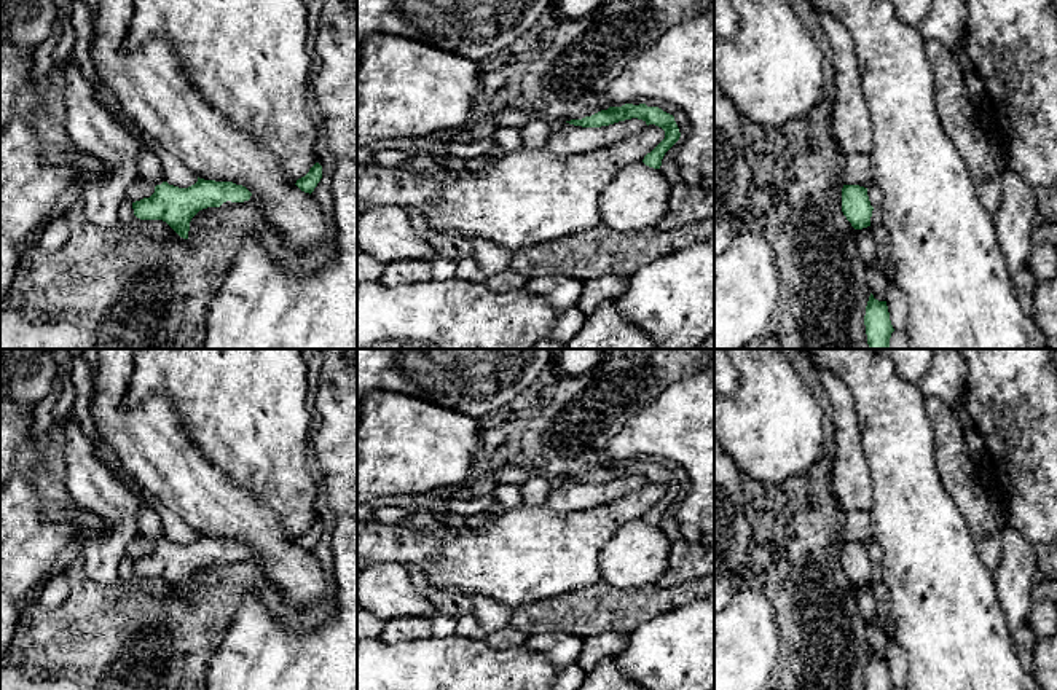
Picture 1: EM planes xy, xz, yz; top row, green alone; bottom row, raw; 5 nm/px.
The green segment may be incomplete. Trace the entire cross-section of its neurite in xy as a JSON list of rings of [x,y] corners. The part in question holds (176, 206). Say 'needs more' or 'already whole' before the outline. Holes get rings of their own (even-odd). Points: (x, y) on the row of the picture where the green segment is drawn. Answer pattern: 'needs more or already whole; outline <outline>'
needs more; outline [[[147,150],[139,156],[139,177],[153,183],[155,193],[132,202],[134,215],[140,220],[163,220],[183,239],[188,239],[190,222],[199,210],[220,207],[226,201],[244,202],[252,196],[242,185],[199,177],[188,188],[169,185],[163,177],[159,158]]]

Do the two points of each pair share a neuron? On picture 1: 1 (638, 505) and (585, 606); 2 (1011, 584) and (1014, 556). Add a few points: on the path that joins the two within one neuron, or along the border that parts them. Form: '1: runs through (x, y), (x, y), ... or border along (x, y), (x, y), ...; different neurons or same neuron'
1: border along (600, 579), (563, 595); different neurons
2: runs through (1014, 577), (1014, 563); same neuron

